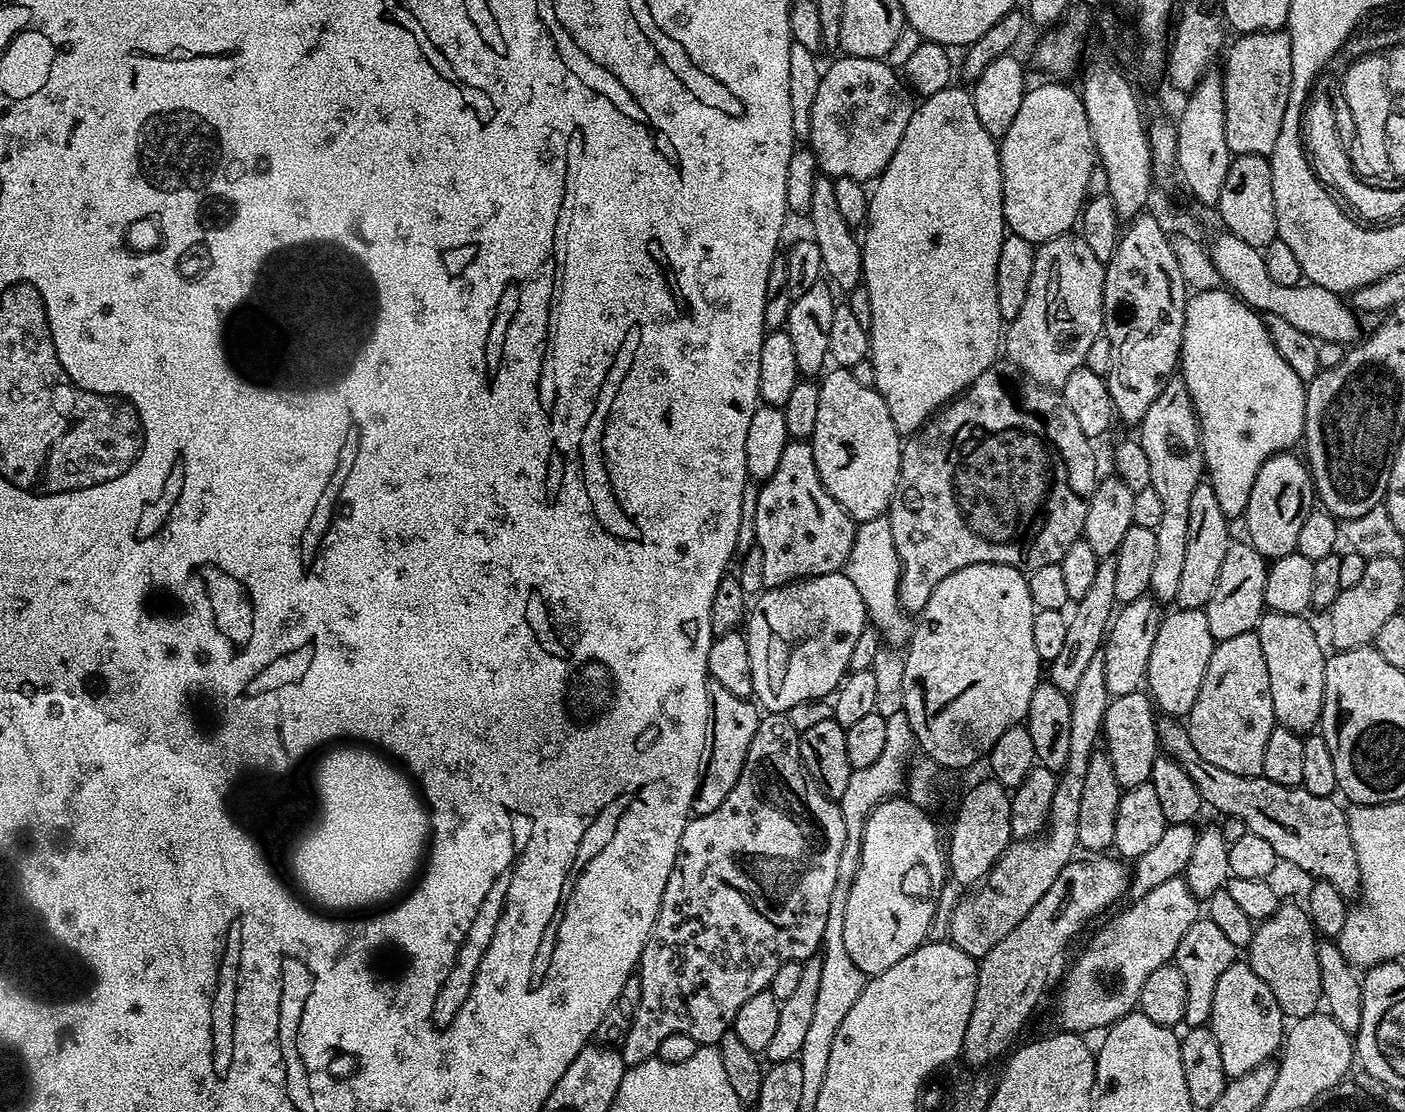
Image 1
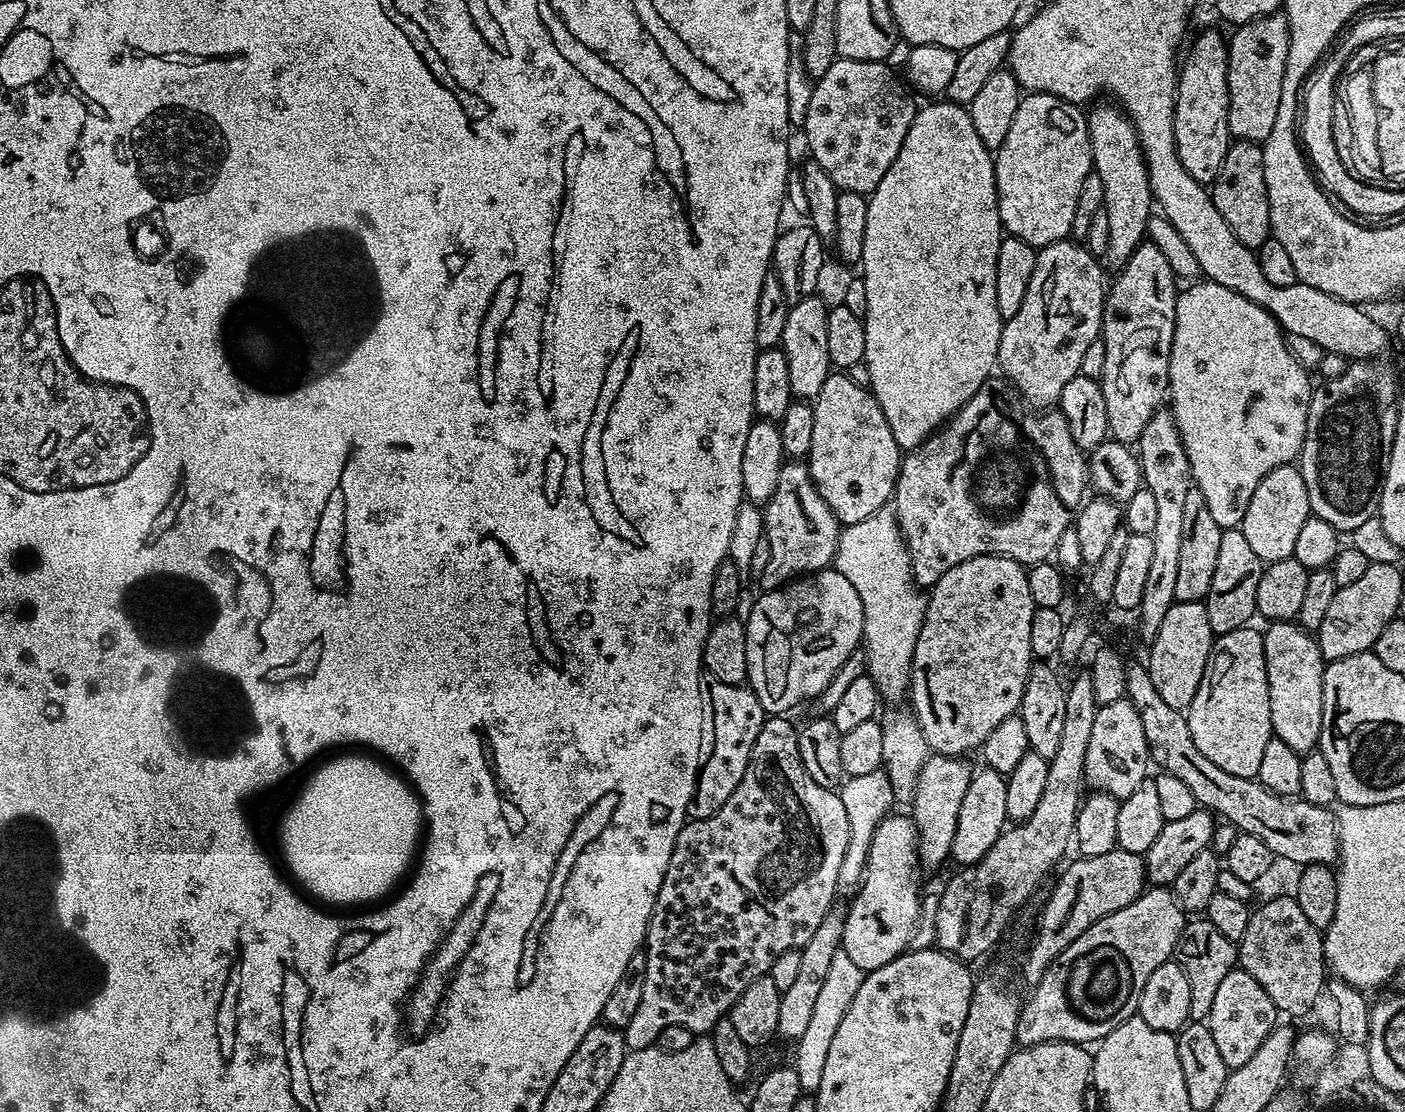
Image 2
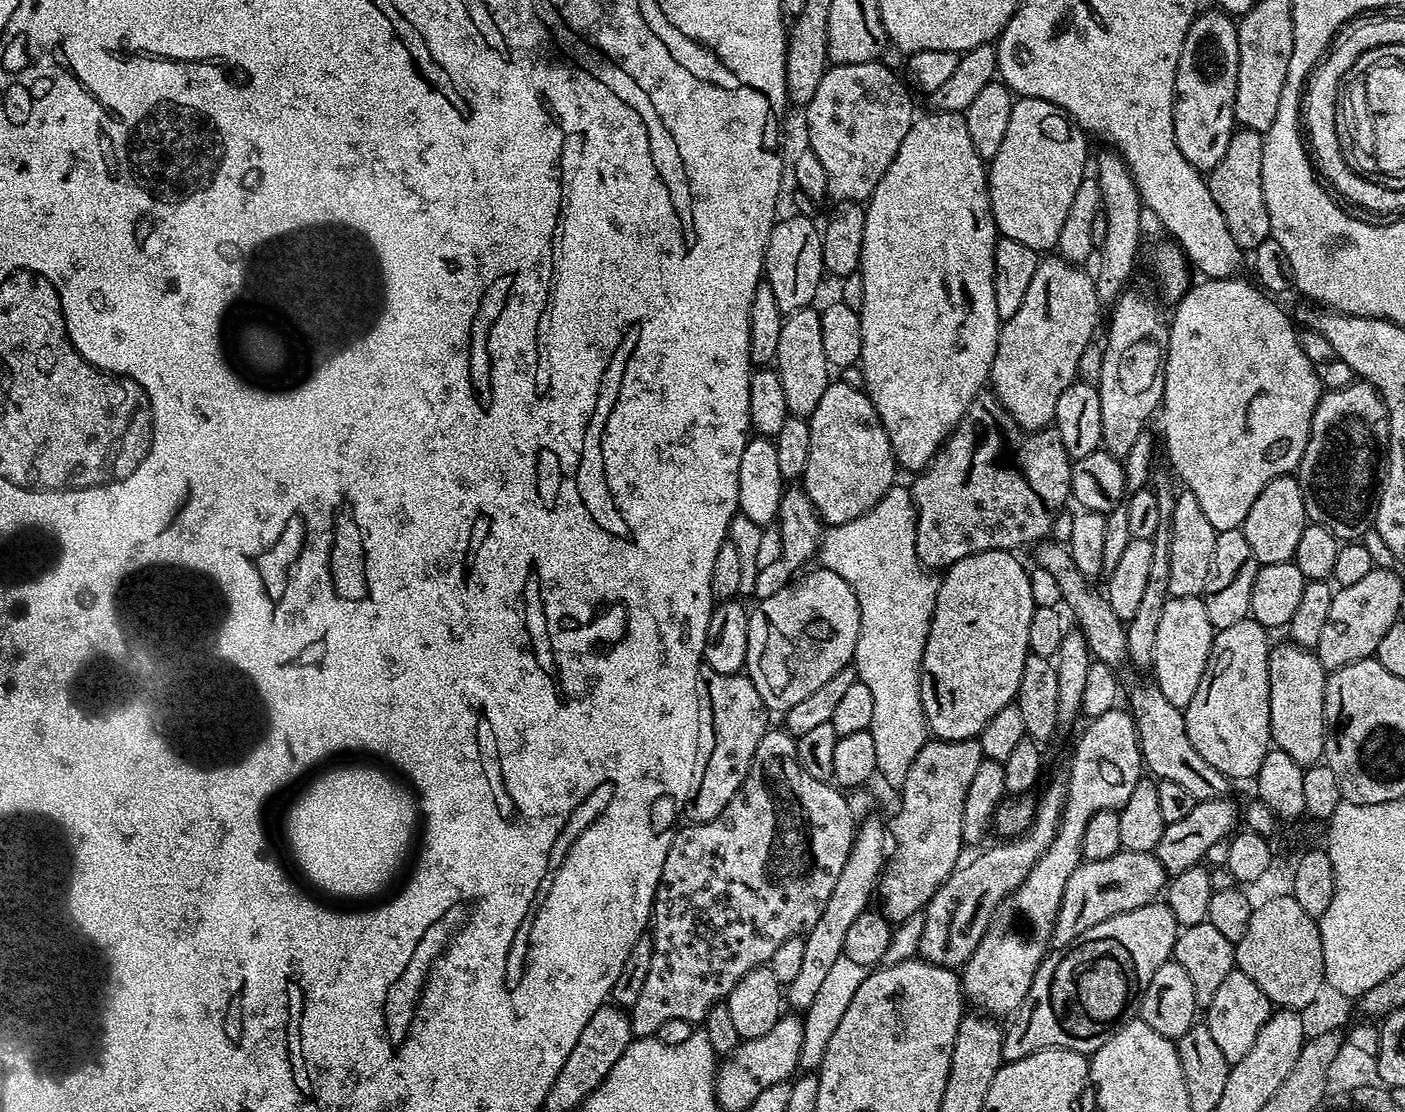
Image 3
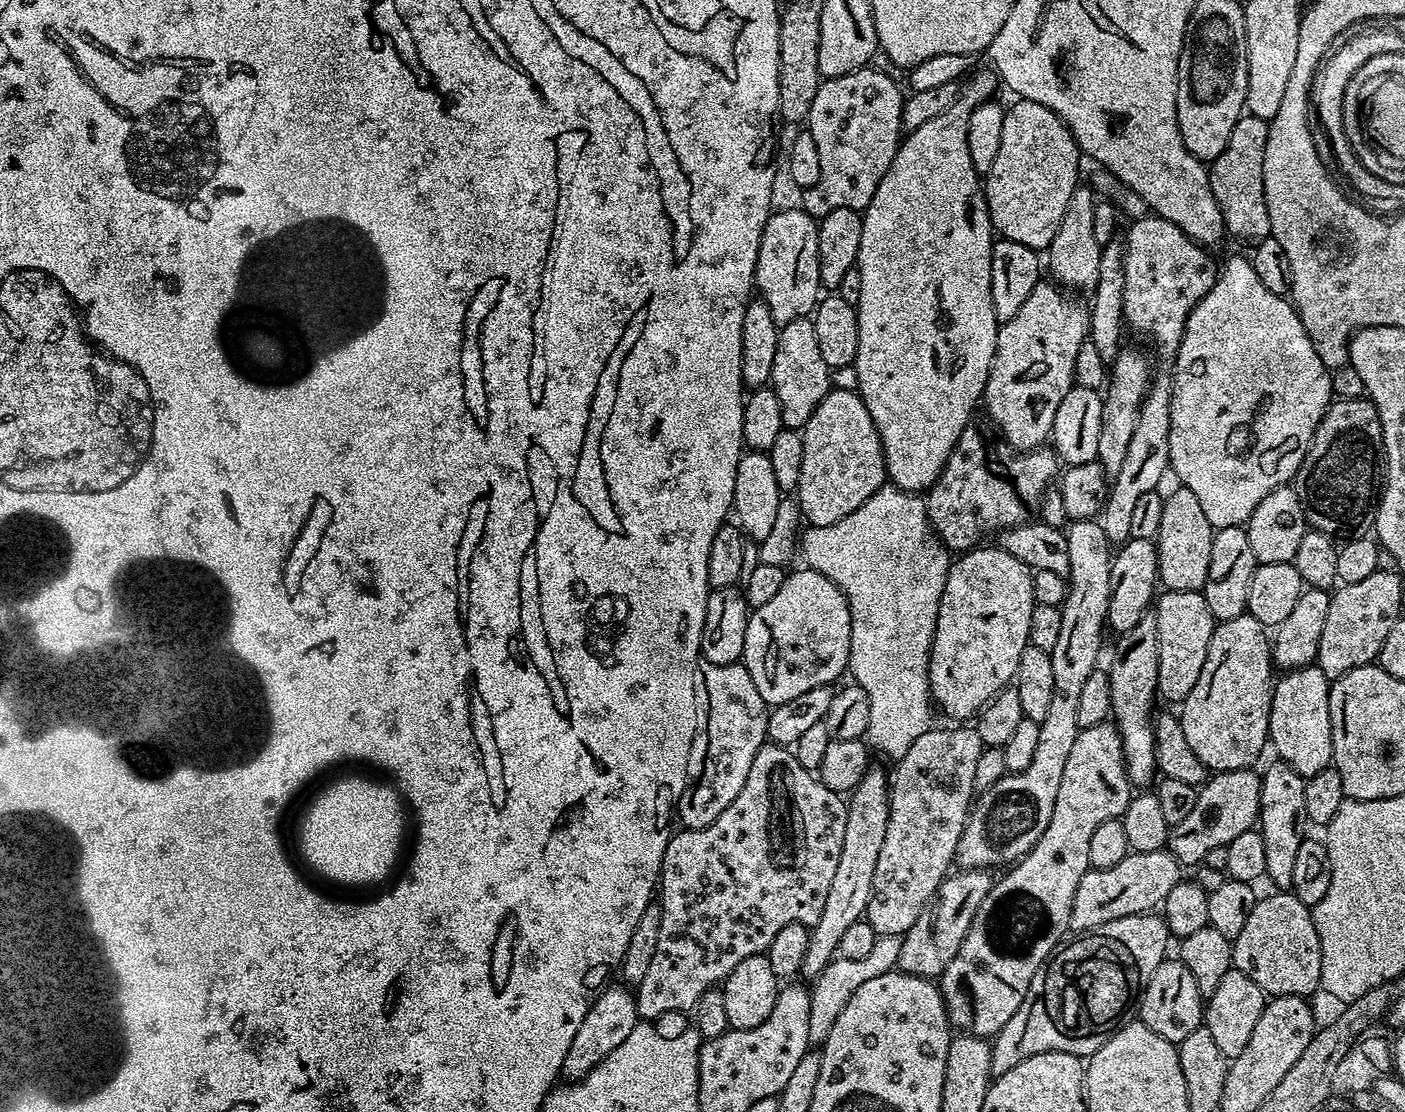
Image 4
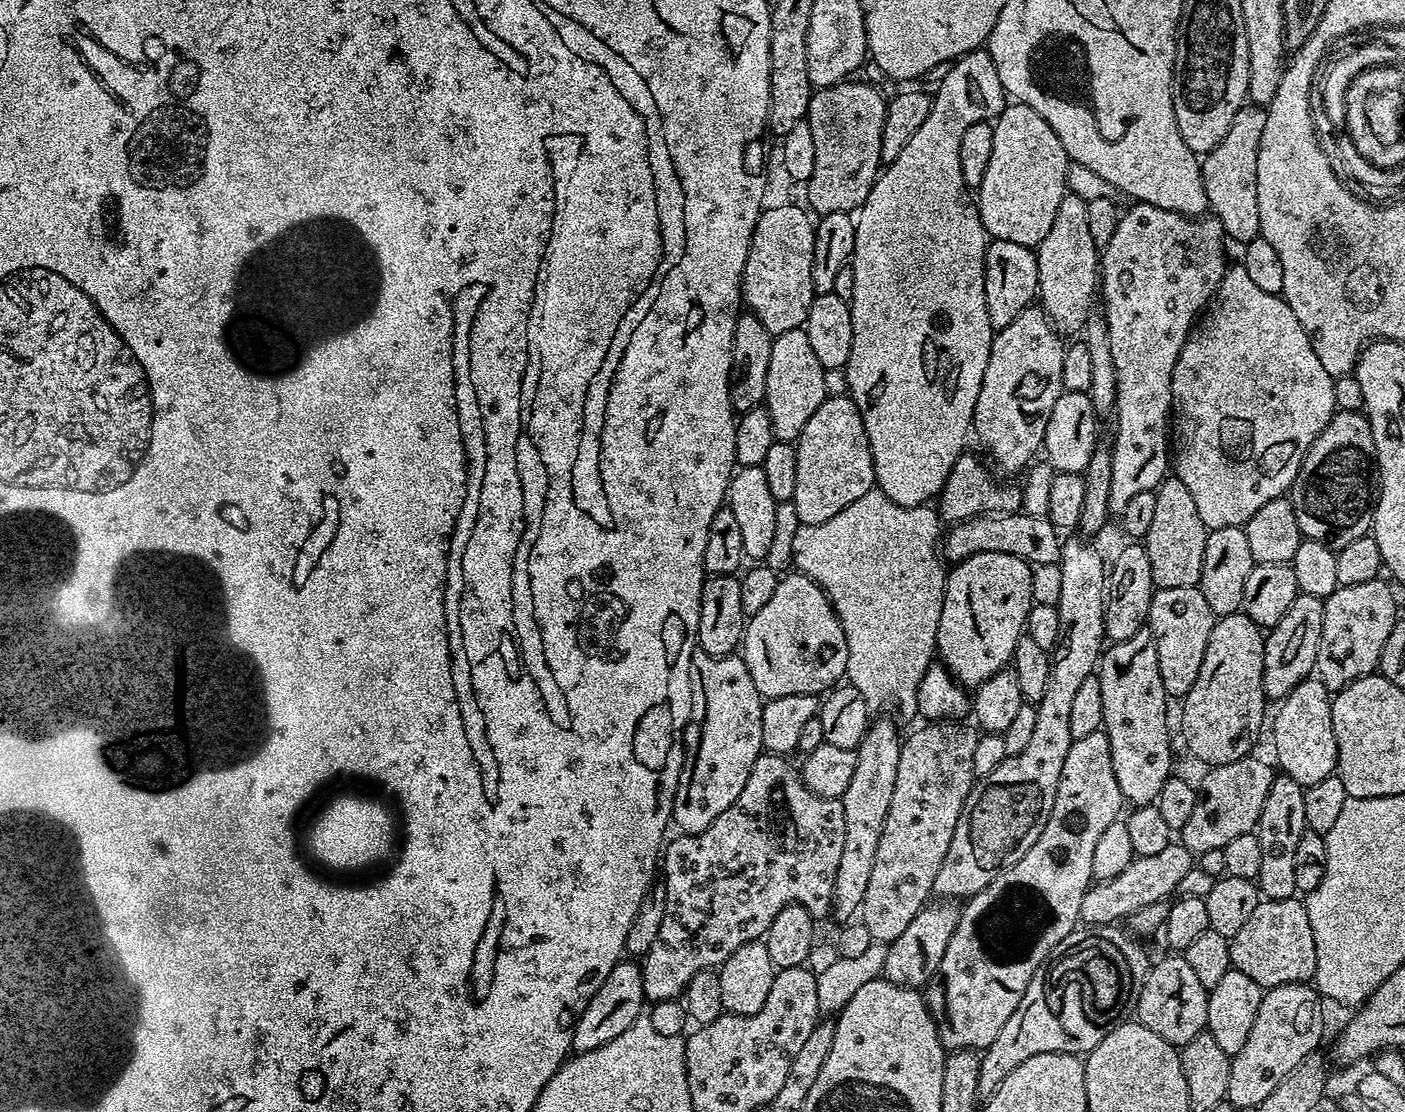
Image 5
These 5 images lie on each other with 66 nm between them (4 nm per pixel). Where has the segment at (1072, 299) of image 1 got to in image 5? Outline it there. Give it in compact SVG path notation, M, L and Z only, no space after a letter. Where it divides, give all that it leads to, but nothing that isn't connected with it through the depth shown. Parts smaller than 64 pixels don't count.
M1036 306L1026 309L1022 314L1018 314L1018 318L1014 318L1014 322L1010 322L1010 326L999 329L992 337L990 362L986 366L986 374L982 374L982 390L978 390L978 402L974 406L971 431L974 433L974 440L977 440L992 455L993 462L1004 472L1021 471L1023 473L1037 459L1038 453L1043 449L1044 439L1046 438L1046 422L1050 422L1050 410L1054 410L1054 402L1058 402L1058 398L1065 392L1064 383L1062 382L1062 358L1064 357L1066 344L1065 341L1060 340L1063 340L1061 333L1053 328L1047 314Z

